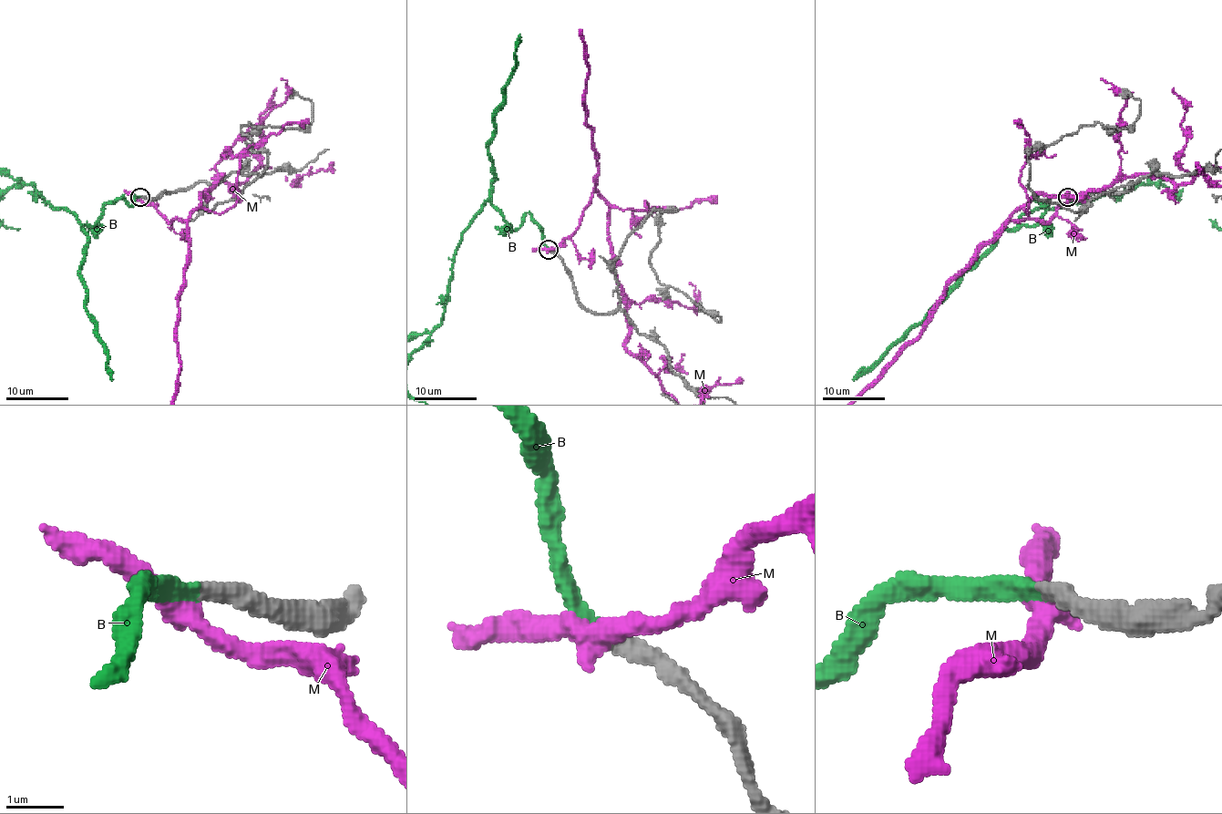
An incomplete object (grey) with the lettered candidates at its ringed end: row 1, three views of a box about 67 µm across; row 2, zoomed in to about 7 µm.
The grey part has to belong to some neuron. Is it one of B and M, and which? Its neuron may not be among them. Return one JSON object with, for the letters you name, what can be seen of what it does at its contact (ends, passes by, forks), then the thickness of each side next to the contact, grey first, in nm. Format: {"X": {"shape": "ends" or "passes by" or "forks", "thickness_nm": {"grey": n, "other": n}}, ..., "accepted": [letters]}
{"B": {"shape": "ends", "thickness_nm": {"grey": 340, "other": 280}}, "accepted": ["B"]}

